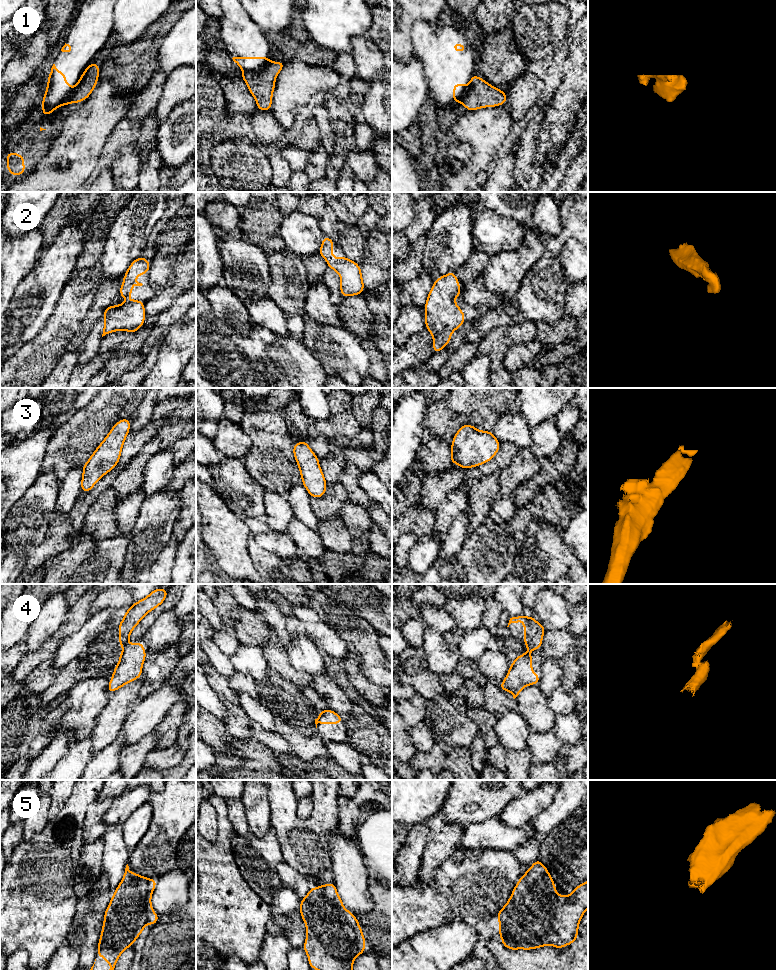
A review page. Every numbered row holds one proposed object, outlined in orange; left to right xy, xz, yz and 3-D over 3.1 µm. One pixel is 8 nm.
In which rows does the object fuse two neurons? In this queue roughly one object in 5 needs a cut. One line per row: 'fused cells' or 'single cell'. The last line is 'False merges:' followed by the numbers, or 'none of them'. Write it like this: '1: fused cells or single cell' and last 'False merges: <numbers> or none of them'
1: single cell
2: single cell
3: single cell
4: fused cells
5: single cell
False merges: 4

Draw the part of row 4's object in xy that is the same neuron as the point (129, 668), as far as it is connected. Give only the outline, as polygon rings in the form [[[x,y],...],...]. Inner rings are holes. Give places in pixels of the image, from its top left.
[[[141,642],[127,644],[119,663],[114,668],[107,691],[111,694],[122,686],[140,678],[145,658],[146,652]]]

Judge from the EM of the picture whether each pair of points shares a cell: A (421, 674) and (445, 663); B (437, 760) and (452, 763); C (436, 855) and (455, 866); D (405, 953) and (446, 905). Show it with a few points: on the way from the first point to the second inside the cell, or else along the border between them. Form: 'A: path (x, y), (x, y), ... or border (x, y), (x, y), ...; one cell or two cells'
A: border (422, 648), (427, 667), (439, 675); two cells
B: border (447, 752), (442, 767); two cells
C: border (457, 845), (433, 871), (432, 880); two cells
D: border (447, 922), (417, 932), (404, 940); two cells

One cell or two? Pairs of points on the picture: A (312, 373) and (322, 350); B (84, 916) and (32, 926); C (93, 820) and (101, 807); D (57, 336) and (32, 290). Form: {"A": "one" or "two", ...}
{"A": "two", "B": "two", "C": "one", "D": "two"}

